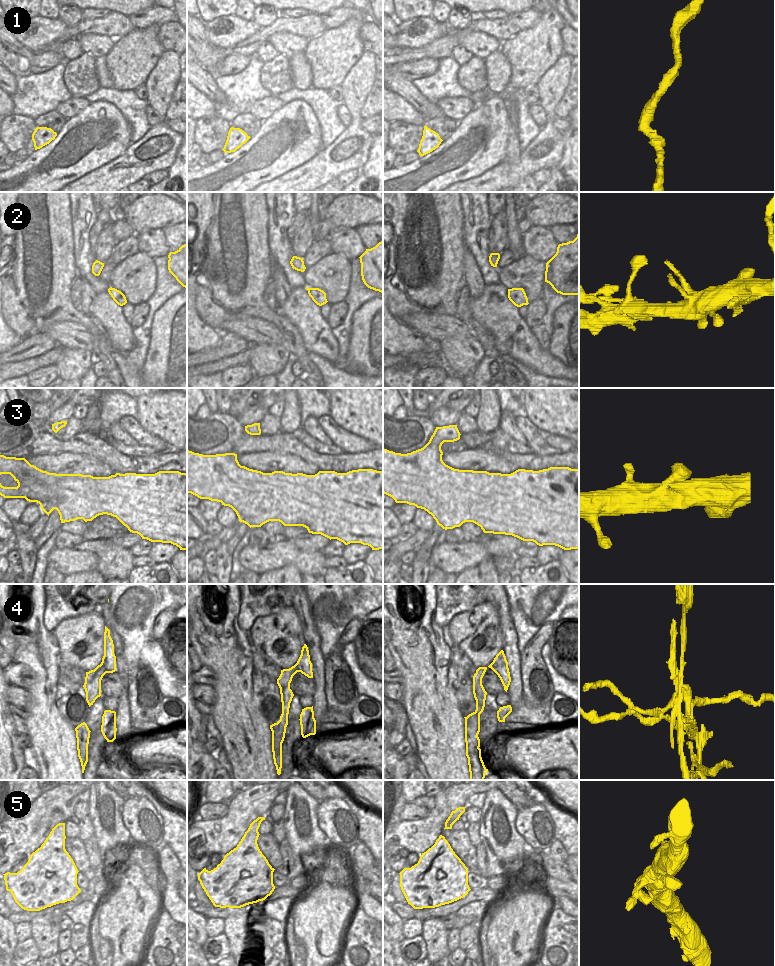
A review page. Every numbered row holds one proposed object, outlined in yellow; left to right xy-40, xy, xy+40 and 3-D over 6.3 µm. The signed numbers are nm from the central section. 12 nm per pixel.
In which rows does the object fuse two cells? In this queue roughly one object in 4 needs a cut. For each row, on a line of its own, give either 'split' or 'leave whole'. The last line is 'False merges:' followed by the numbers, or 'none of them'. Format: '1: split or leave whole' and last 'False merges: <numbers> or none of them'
1: leave whole
2: leave whole
3: leave whole
4: split
5: leave whole
False merges: 4

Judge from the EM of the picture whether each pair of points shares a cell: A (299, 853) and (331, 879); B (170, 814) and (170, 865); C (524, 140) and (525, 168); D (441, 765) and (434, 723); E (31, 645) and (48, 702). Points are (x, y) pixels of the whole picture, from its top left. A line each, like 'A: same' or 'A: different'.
A: different
B: different
C: different
D: same
E: same

